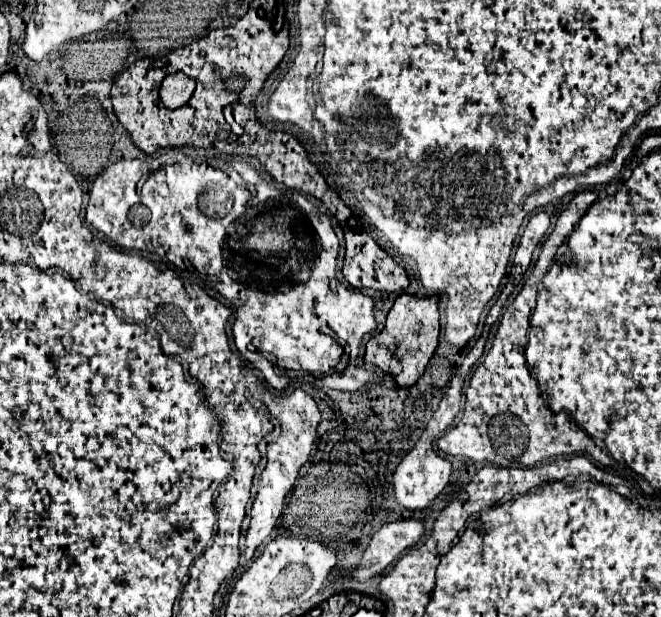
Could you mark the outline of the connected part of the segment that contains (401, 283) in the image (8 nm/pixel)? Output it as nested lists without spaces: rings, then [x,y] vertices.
[[[344,231],[346,235],[346,257],[344,257],[344,277],[354,289],[376,289],[376,291],[404,291],[410,285],[408,273],[394,263],[394,259],[384,253],[382,247],[366,231]]]

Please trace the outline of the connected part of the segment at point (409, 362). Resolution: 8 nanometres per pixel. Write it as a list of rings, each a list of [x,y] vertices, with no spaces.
[[[402,293],[396,297],[394,307],[386,317],[386,327],[380,335],[374,335],[366,345],[364,361],[378,365],[384,373],[390,373],[398,385],[414,385],[424,373],[432,353],[438,347],[440,335],[440,315],[438,315],[438,297],[412,297]]]

